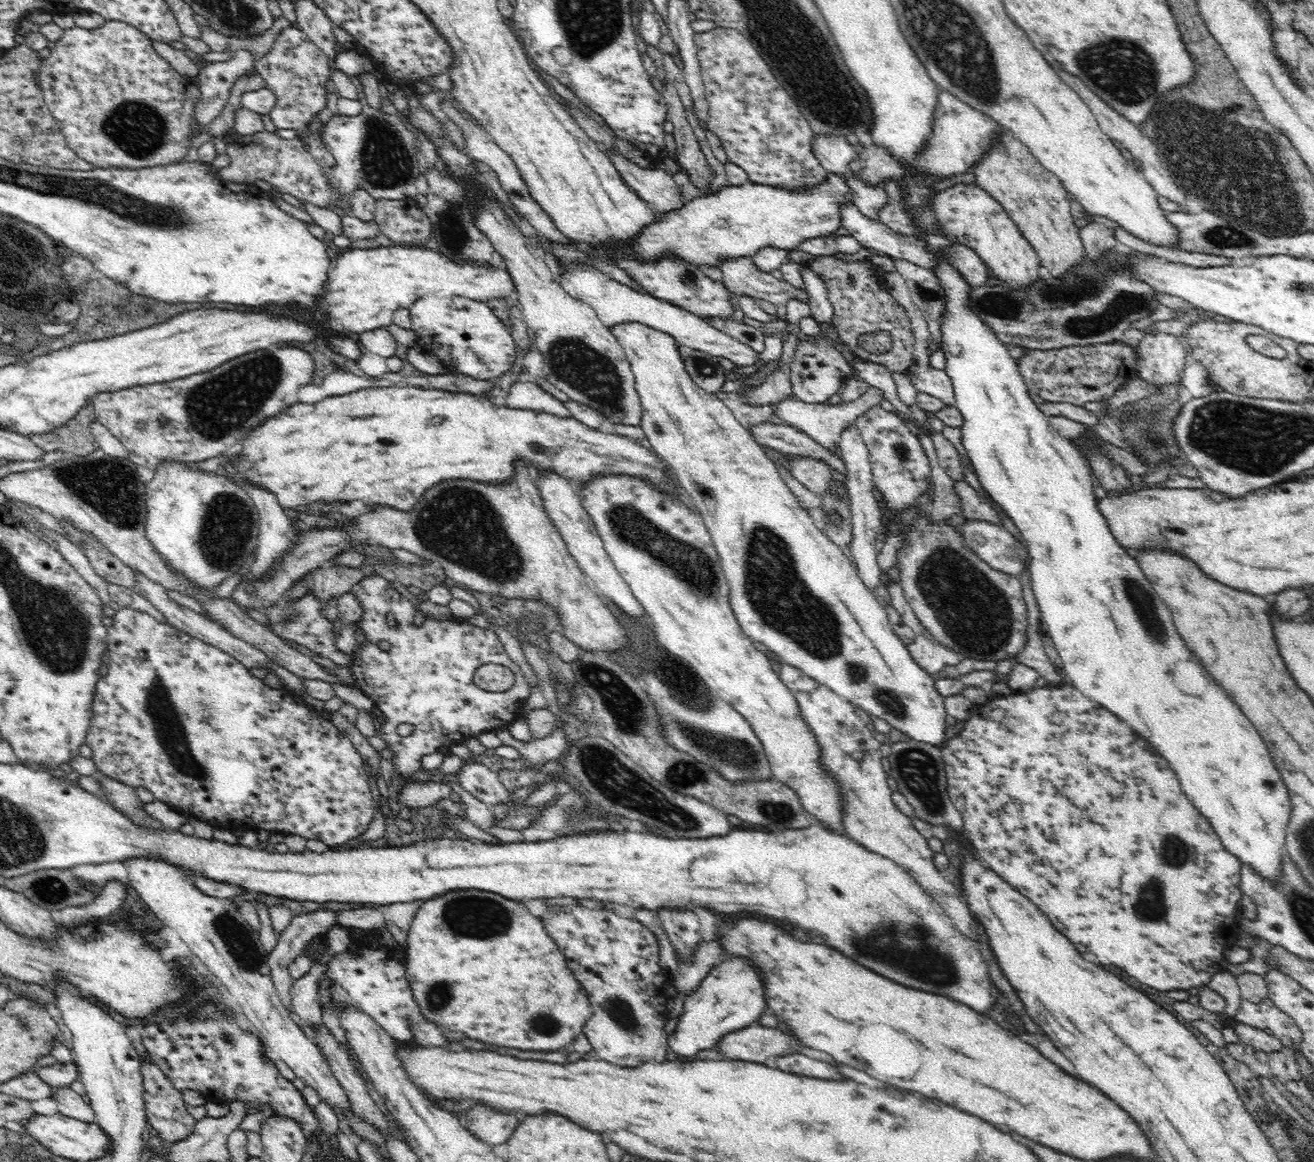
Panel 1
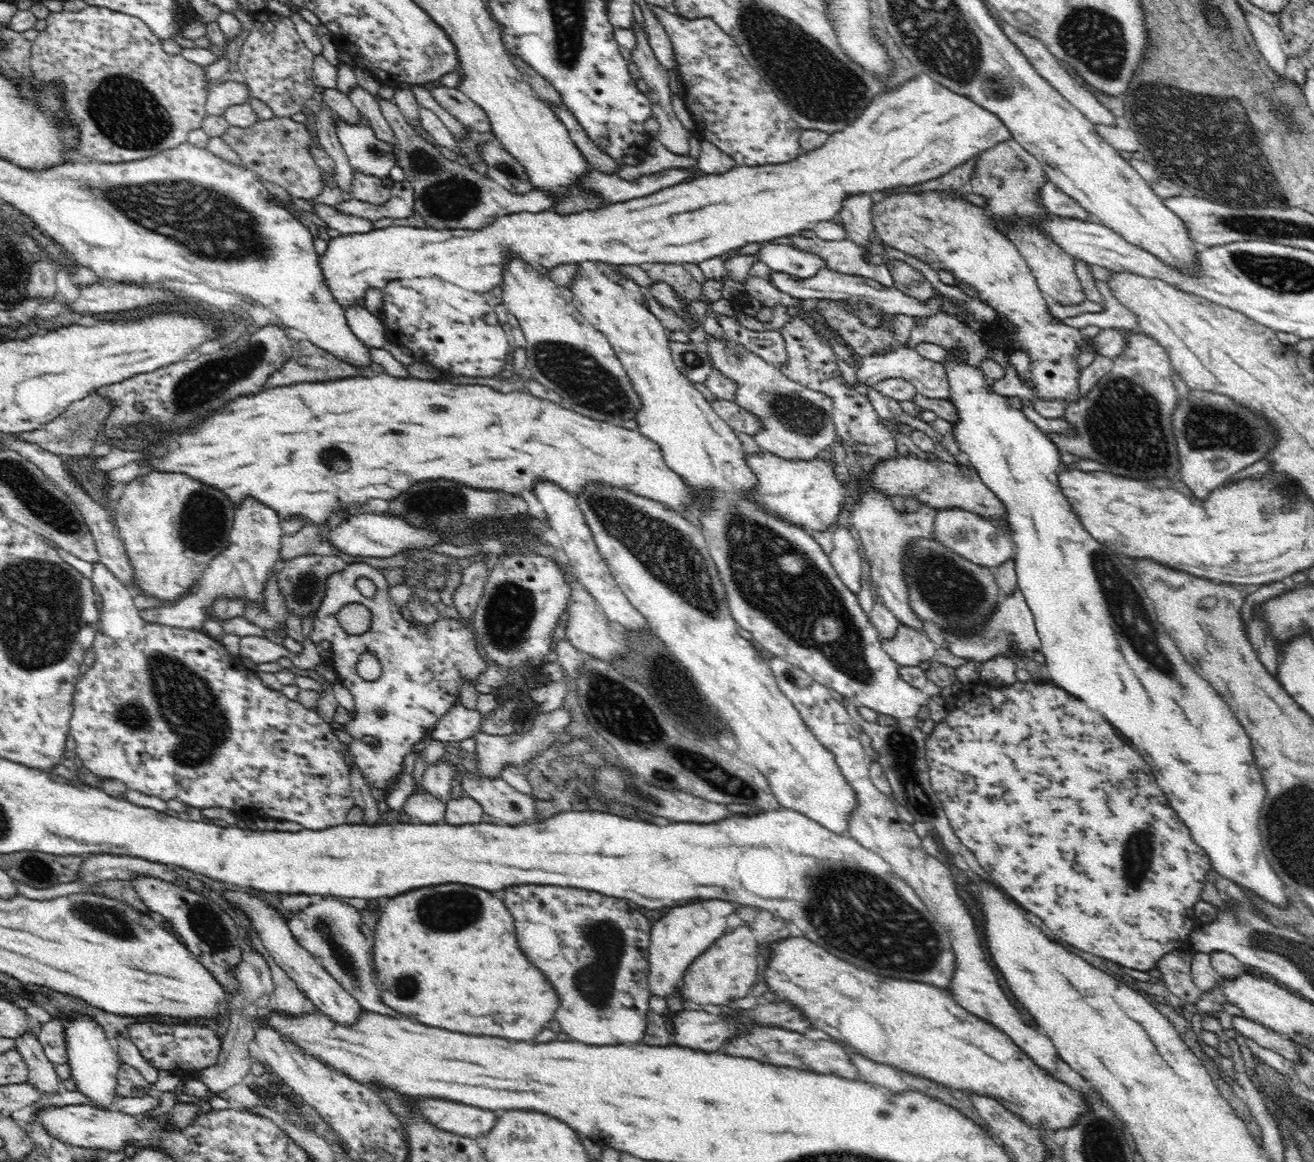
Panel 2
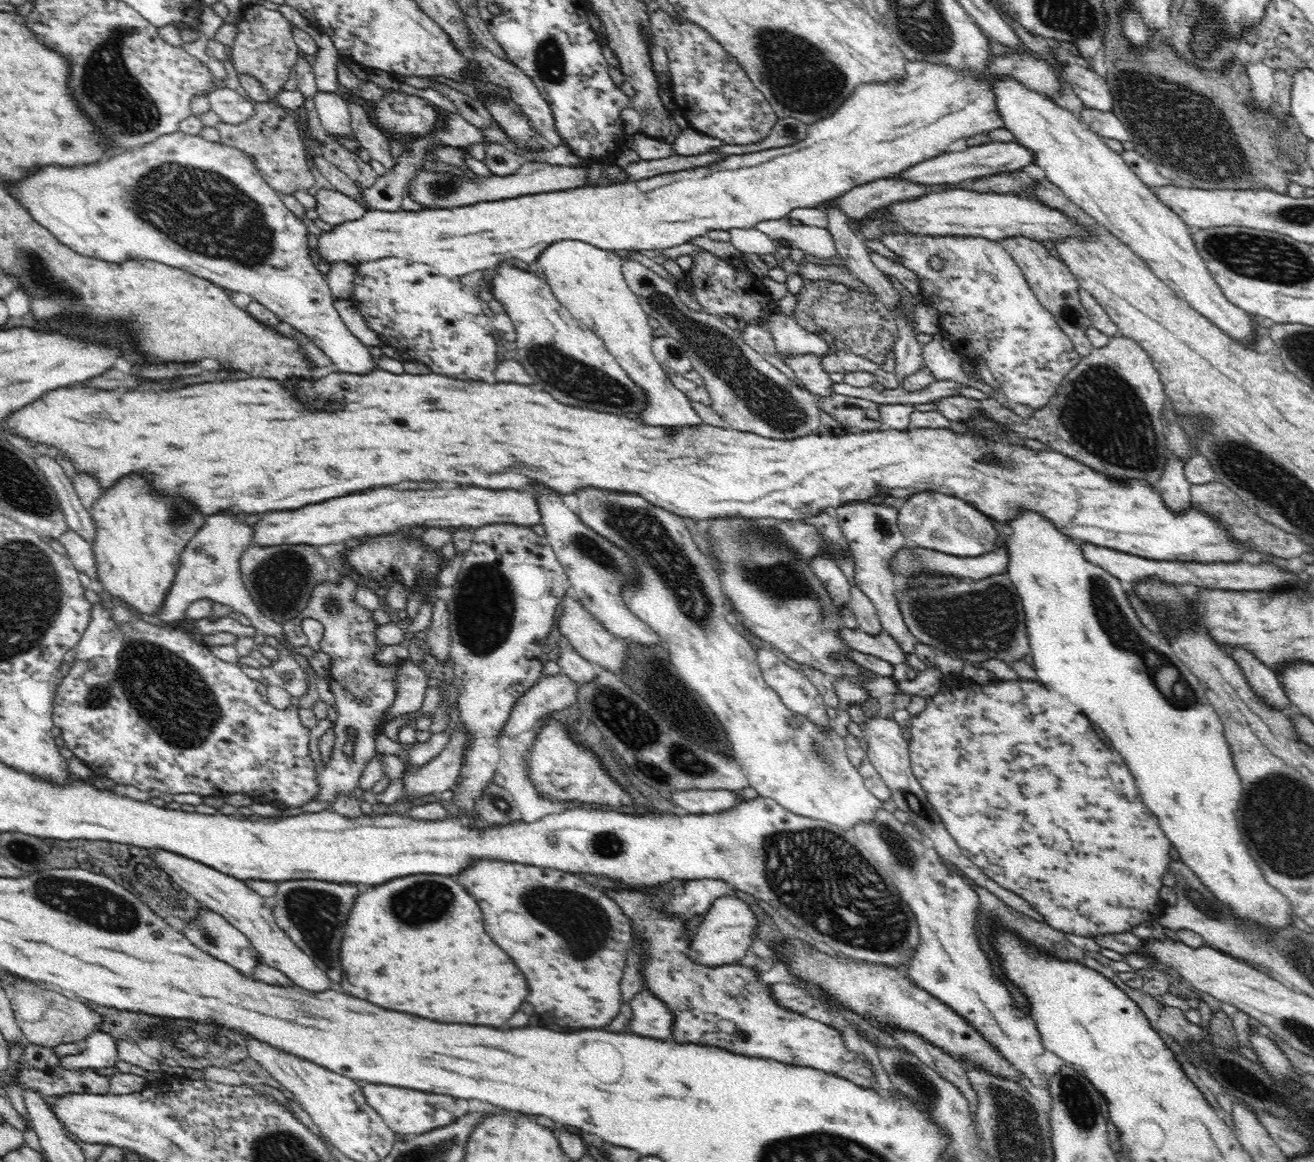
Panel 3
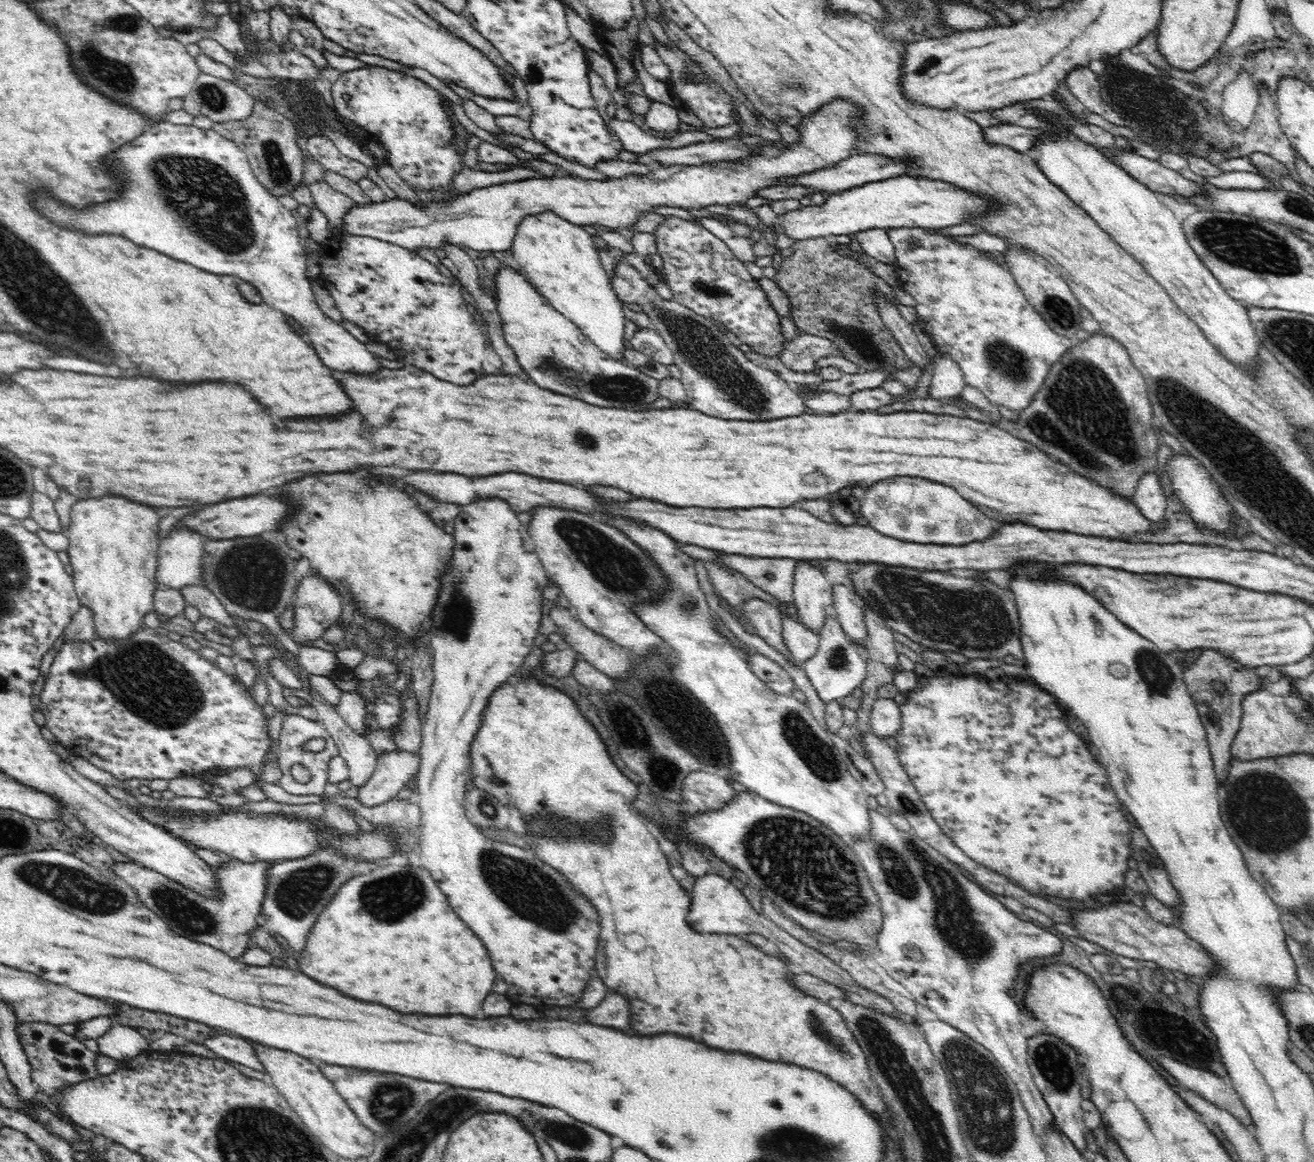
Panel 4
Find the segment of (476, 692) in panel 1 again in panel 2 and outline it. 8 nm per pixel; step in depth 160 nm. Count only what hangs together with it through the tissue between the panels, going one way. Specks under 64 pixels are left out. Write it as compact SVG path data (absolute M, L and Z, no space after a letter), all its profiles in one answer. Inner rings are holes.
M350 563L345 571L337 572L336 574L331 574L328 577L327 585L326 585L326 592L323 598L323 601L321 602L321 605L318 609L318 614L316 614L316 618L314 618L314 628L312 628L311 633L309 634L309 638L311 638L315 643L319 644L322 641L330 642L332 644L331 647L331 653L334 659L334 666L332 668L335 669L337 672L337 676L339 677L338 682L346 686L350 692L352 692L352 696L354 696L354 700L356 700L356 710L353 713L353 719L346 724L347 733L352 735L352 738L354 739L354 742L352 744L345 744L343 746L343 749L346 750L345 758L348 764L352 764L353 766L356 766L362 771L362 774L365 776L365 779L368 781L368 784L370 786L376 786L376 788L380 788L380 790L387 791L387 789L391 786L392 781L394 778L400 776L403 771L403 762L404 758L407 756L408 753L412 752L414 745L418 744L420 741L423 741L424 739L431 736L431 733L434 731L436 726L439 724L439 721L441 718L445 715L447 715L456 705L460 704L460 698L461 698L461 692L462 688L465 684L470 684L475 688L478 688L480 691L483 691L485 683L484 675L490 675L490 670L486 660L483 659L483 655L479 652L479 645L475 642L475 632L471 630L471 628L468 628L465 625L465 622L459 621L457 619L452 619L448 617L444 617L439 620L438 624L436 626L433 625L426 625L425 623L420 623L415 621L410 621L408 619L405 619L402 617L402 614L400 612L401 607L398 606L398 604L394 604L391 601L390 595L389 595L389 588L390 585L388 584L388 581L386 581L386 577L381 573L380 570L377 568L374 568L373 566L364 564L364 563ZM361 578L368 578L368 580L372 580L376 586L378 586L378 592L375 596L375 598L367 598L366 596L362 595L360 593L360 590L356 586L356 582L360 580ZM349 604L362 604L366 606L368 609L372 611L372 622L371 627L368 632L365 632L364 634L350 634L349 632L346 632L344 628L340 626L340 623L338 622L338 614L346 608L346 605ZM366 652L374 652L378 658L382 661L383 664L383 674L380 679L376 681L370 681L366 680L363 677L360 677L358 675L357 671L357 664L360 660L360 656L362 654L366 654ZM365 736L371 736L376 739L376 742L378 744L376 745L368 745L361 741L361 739Z

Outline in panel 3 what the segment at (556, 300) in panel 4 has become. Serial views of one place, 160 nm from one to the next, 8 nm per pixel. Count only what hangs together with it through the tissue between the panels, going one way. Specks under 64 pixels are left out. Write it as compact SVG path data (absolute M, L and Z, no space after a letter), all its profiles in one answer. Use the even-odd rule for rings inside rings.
M563 240L554 241L544 246L543 252L538 256L538 264L542 268L544 282L548 284L555 298L562 306L570 311L570 314L584 326L594 331L598 338L606 346L607 352L617 360L620 367L628 374L628 377L647 396L646 409L640 412L642 423L650 427L681 427L692 426L692 424L704 424L698 412L693 408L689 396L674 386L670 381L670 375L666 372L660 360L654 356L654 340L656 336L654 329L650 326L650 316L643 311L639 296L630 290L624 278L622 259L612 251L598 248L585 241Z

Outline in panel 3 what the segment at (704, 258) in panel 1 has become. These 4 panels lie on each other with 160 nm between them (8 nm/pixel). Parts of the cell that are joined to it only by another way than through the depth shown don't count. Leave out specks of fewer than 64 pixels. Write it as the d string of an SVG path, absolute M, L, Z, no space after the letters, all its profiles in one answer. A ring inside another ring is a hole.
M906 62L906 74L902 80L894 80L890 83L872 83L860 85L854 92L847 97L844 104L839 105L834 113L829 117L823 117L822 120L815 121L814 124L808 125L808 138L785 146L784 148L771 148L761 150L755 153L743 154L742 156L732 155L724 157L718 162L701 166L690 170L681 170L670 174L661 174L653 176L638 182L620 183L619 185L608 185L601 187L584 187L581 189L572 189L571 191L556 191L549 193L538 193L535 195L526 195L513 199L479 202L473 205L454 207L451 209L440 210L422 210L422 212L404 212L404 210L395 210L394 212L384 212L381 209L367 210L361 218L353 221L346 221L333 227L330 232L323 232L319 236L317 251L329 268L338 263L358 265L385 259L386 257L394 257L397 259L418 261L420 264L425 264L431 267L436 267L447 277L451 279L461 279L462 277L474 272L483 272L484 270L497 270L504 262L513 262L516 258L524 260L529 265L532 265L535 257L538 257L543 252L544 246L550 245L554 241L577 240L585 241L598 248L606 249L617 253L619 250L627 250L628 252L642 252L645 250L659 250L665 252L668 249L678 246L678 244L692 243L700 237L708 237L708 233L713 230L730 229L758 229L757 224L769 220L790 220L790 214L793 210L804 208L816 210L824 208L826 203L841 197L853 188L877 181L880 179L898 179L912 167L918 163L923 163L928 159L933 159L952 152L952 144L954 142L973 139L978 135L987 135L994 132L995 129L1004 127L1002 117L999 110L992 110L992 92L990 92L990 84L984 82L976 82L970 76L960 76L956 72L952 72L950 68L942 68L942 64L934 64L934 62Z

